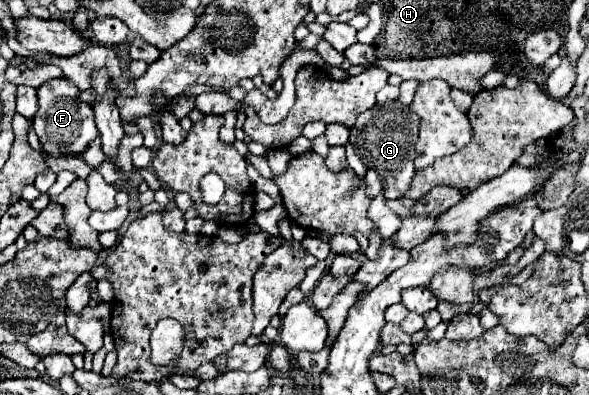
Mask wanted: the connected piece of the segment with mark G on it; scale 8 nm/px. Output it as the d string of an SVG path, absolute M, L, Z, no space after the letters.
M398 100L388 104L376 104L366 114L358 116L356 126L350 130L350 142L356 148L356 154L364 158L368 166L372 166L376 172L380 172L384 186L386 186L386 198L400 200L404 198L404 192L410 188L410 180L414 178L414 144L418 138L418 116L414 116L408 106L400 104Z

